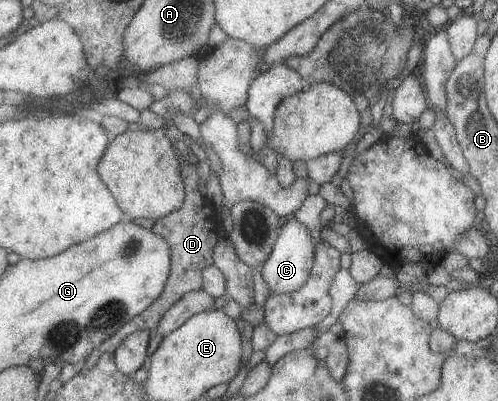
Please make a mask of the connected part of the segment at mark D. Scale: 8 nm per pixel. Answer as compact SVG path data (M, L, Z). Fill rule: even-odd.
M182 160L181 174L185 183L185 200L182 207L178 211L159 219L154 225L154 231L168 242L171 253L171 268L165 288L160 297L148 309L139 313L134 319L128 321L122 329L114 333L112 337L104 340L94 348L94 351L85 359L82 369L84 372L90 372L91 369L94 369L103 353L114 353L131 333L146 330L152 335L156 334L157 325L167 309L172 307L185 293L202 288L202 270L205 267L214 265L213 251L219 239L217 234L220 230L220 220L216 215L215 204L198 190L198 184L202 179L199 173L198 160L194 165Z

